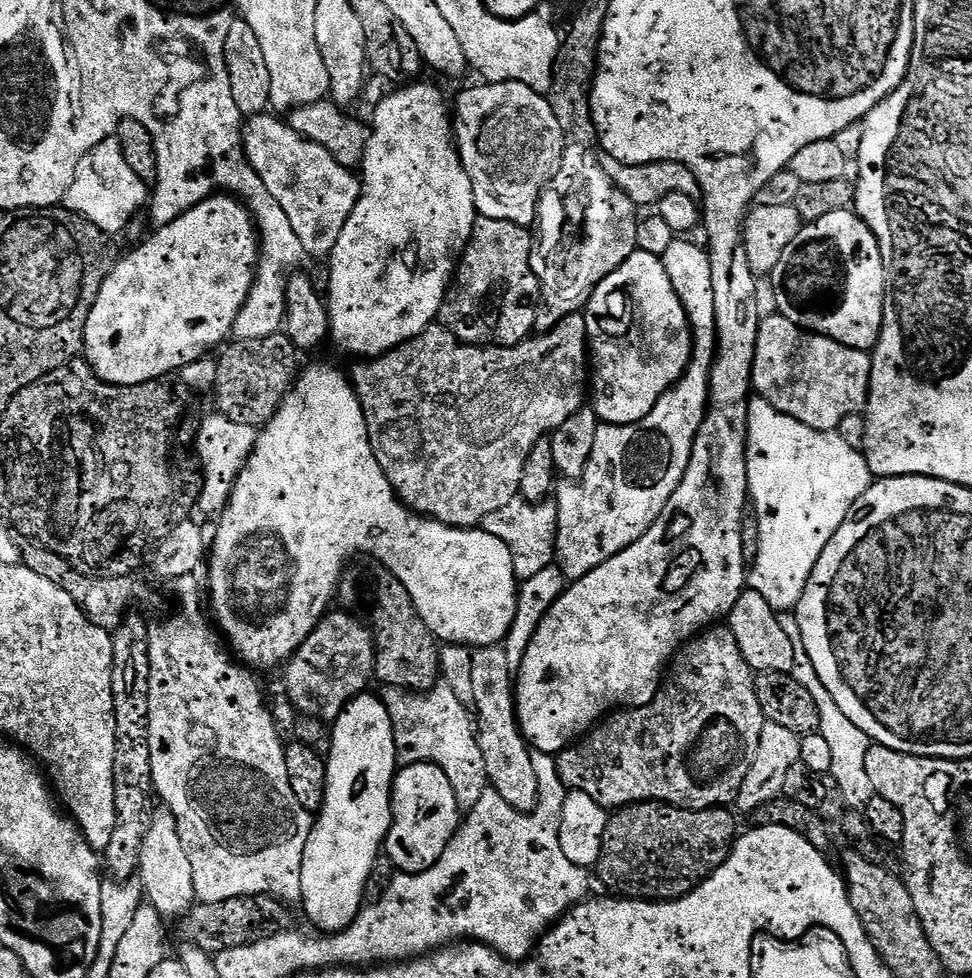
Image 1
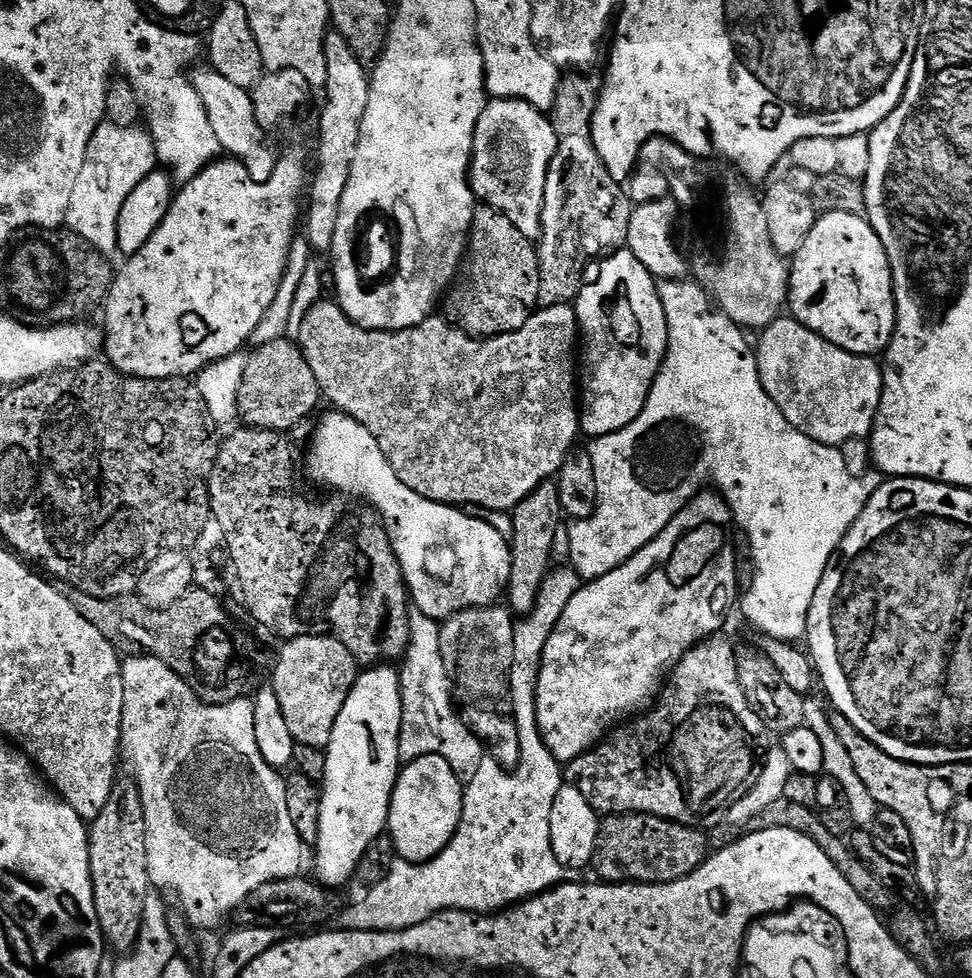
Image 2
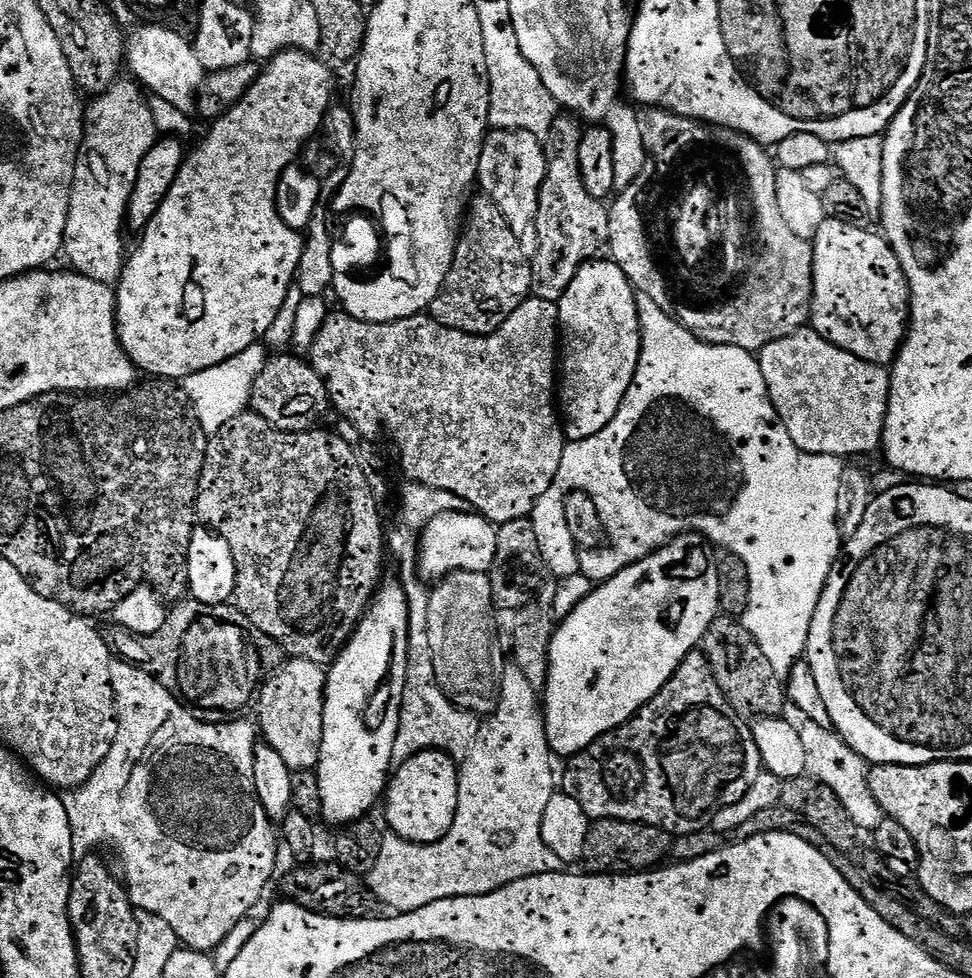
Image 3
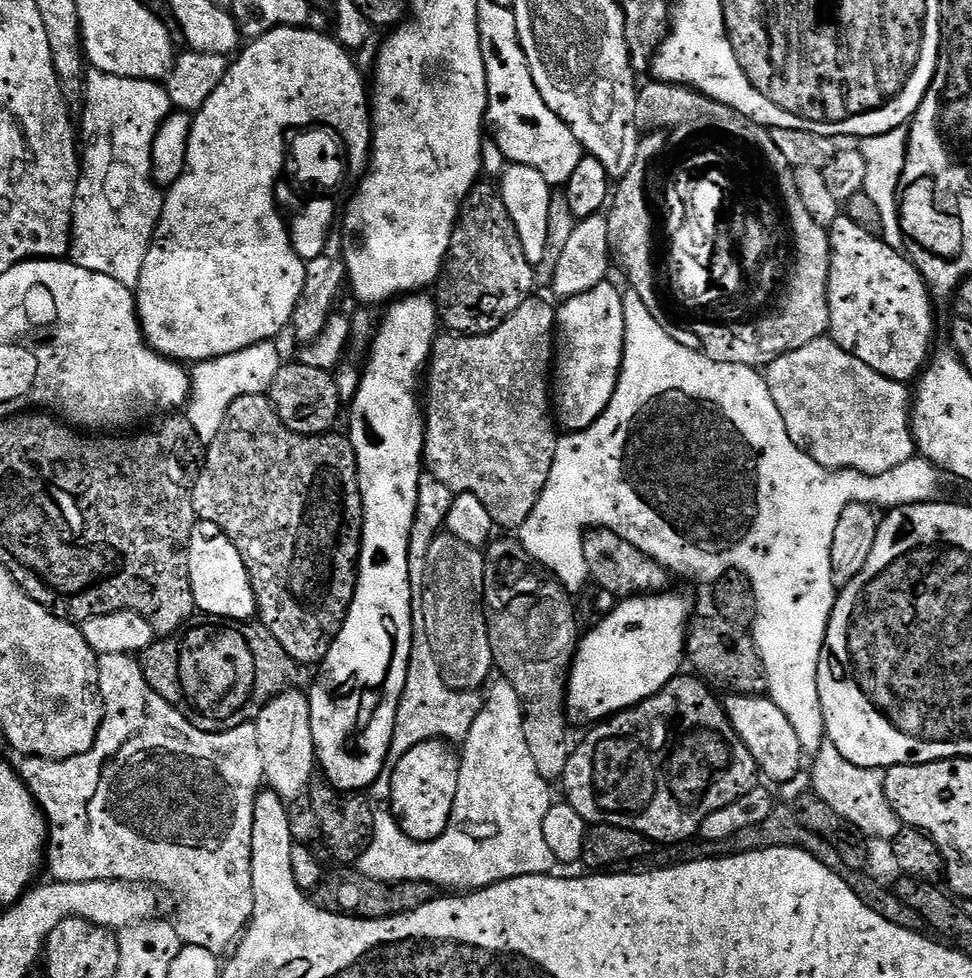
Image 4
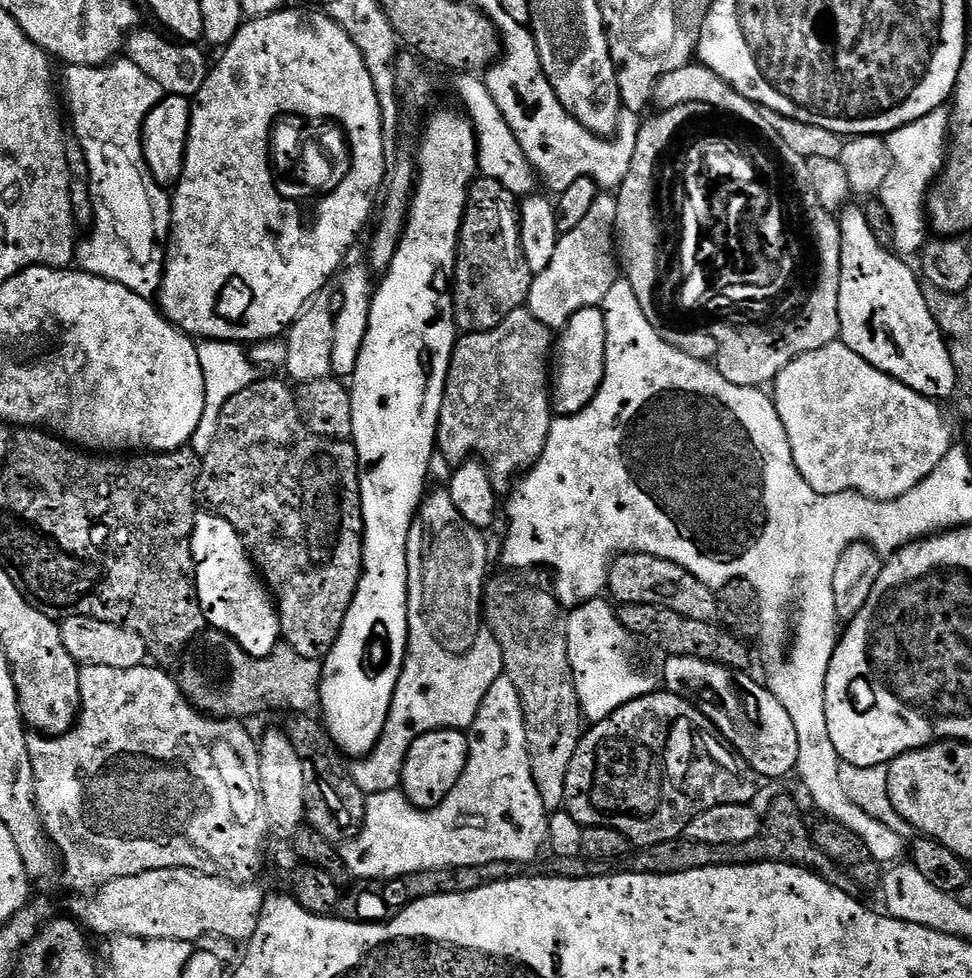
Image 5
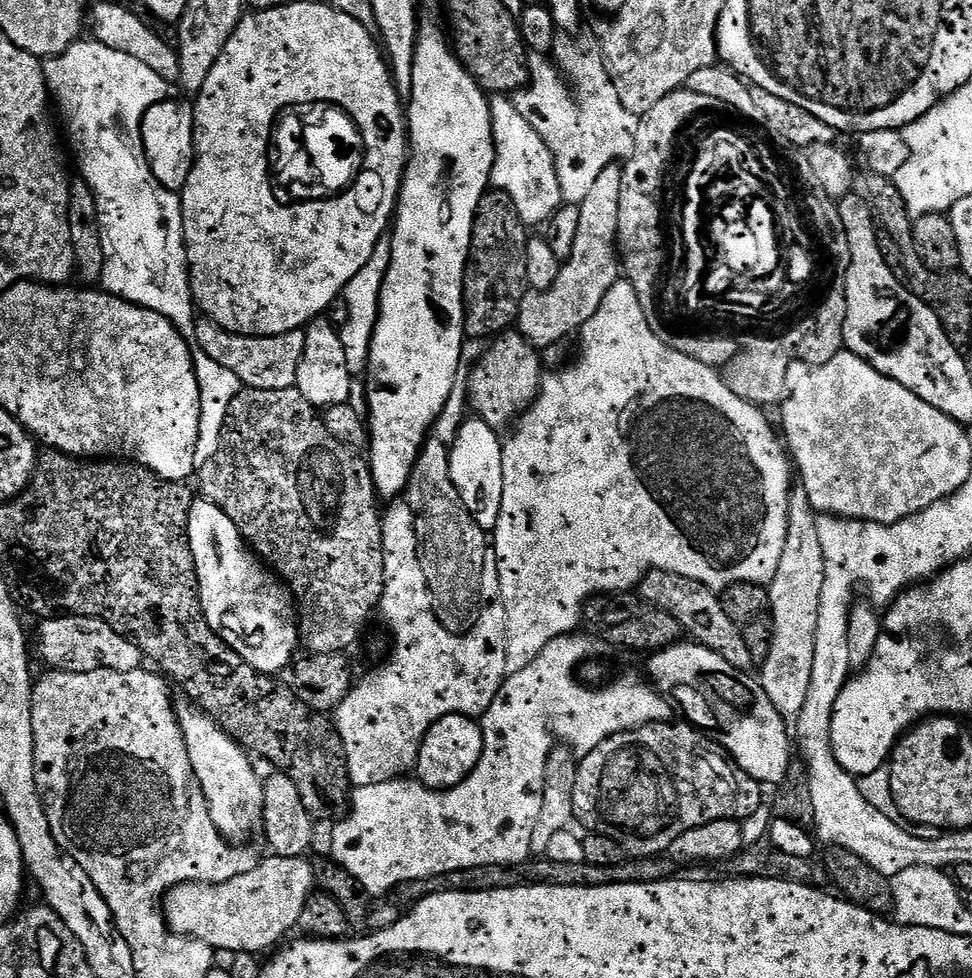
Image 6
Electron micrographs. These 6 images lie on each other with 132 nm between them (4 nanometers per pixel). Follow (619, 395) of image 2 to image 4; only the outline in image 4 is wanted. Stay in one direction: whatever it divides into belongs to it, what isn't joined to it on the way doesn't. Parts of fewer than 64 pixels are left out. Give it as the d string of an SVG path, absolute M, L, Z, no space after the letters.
M610 283L565 299L558 308L558 328L564 331L568 348L557 347L554 352L554 419L565 433L589 428L610 406L618 386L624 361L624 297Z

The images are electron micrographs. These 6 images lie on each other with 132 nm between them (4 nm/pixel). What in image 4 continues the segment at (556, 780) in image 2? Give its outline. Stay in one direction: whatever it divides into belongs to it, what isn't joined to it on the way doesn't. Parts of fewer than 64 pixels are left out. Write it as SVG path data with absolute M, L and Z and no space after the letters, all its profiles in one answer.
M503 678L497 679L497 681L496 685L493 683L487 689L484 696L484 708L478 714L478 718L474 718L474 726L470 726L470 734L462 741L464 752L461 751L459 753L460 773L458 774L458 794L454 794L454 810L450 814L450 822L446 826L446 830L441 836L433 840L412 840L400 829L398 822L392 817L391 811L377 811L374 818L372 840L369 842L368 848L364 853L360 855L358 861L358 871L366 874L366 878L374 878L387 884L400 884L404 880L430 882L440 890L479 890L481 888L489 888L491 884L497 884L503 880L513 880L519 876L547 876L555 869L552 867L557 867L558 861L554 854L550 852L550 848L546 844L545 835L543 834L543 819L546 818L547 811L550 810L554 803L552 792L548 789L551 787L549 781L544 780L542 774L538 774L538 766L534 766L534 758L530 755L530 746L526 746L526 734L522 730L524 707L520 705L520 699L514 690L514 686L510 686L510 682Z

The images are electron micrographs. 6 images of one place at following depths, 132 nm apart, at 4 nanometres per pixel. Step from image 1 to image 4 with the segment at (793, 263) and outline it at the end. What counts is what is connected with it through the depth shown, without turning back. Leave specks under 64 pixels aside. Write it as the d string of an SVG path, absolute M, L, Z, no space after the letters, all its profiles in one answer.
M847 214L832 223L828 237L832 251L828 279L830 339L886 378L915 381L933 351L933 297L924 276L903 251L884 243L880 236L871 236Z

